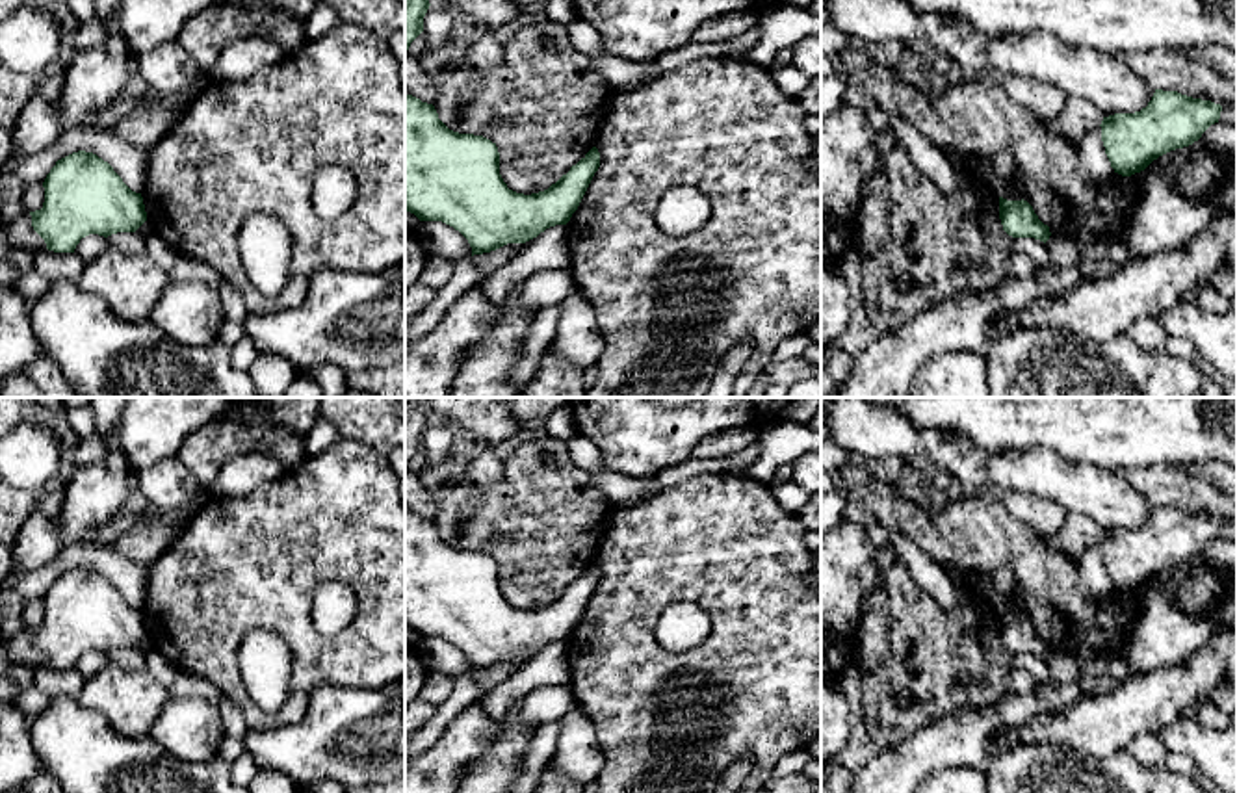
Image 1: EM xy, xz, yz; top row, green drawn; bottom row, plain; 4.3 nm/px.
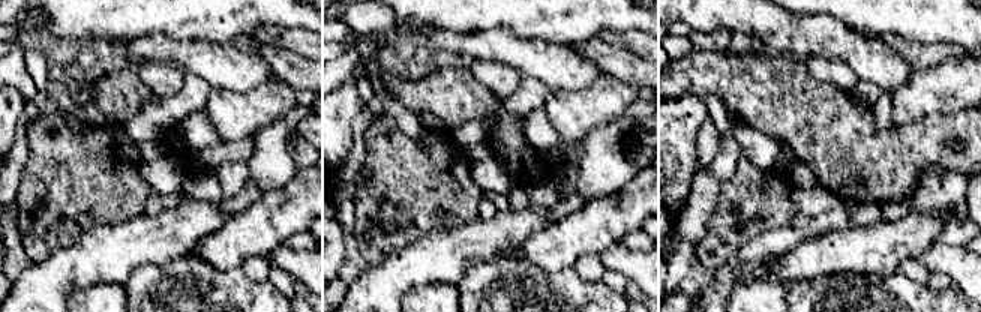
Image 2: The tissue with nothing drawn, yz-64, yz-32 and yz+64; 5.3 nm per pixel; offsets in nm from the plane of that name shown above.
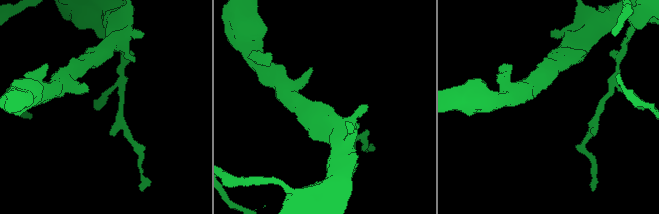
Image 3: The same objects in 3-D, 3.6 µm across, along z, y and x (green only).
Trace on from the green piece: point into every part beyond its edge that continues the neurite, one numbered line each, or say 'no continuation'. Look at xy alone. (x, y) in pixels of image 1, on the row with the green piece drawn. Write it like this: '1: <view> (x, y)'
no continuation

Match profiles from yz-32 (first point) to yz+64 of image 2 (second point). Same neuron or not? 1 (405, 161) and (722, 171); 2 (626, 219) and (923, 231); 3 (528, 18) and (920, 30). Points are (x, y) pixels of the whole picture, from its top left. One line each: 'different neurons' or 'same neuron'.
1: different neurons
2: same neuron
3: same neuron

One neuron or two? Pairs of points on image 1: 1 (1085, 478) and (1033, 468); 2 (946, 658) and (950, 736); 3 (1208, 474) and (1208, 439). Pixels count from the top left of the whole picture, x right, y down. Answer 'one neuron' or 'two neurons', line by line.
1: one neuron
2: two neurons
3: two neurons

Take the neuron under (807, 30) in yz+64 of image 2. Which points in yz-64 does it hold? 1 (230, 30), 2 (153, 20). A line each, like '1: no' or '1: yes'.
1: no
2: no

